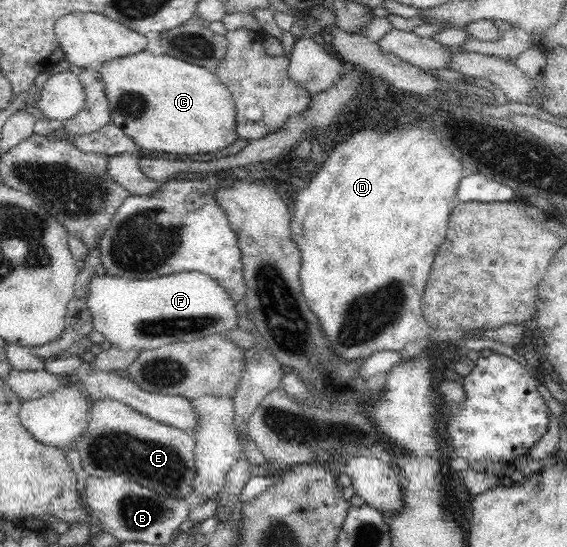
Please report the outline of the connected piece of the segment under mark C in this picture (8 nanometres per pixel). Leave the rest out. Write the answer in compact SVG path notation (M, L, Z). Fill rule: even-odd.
M149 47L99 65L98 75L104 82L111 122L142 150L150 153L165 152L182 158L187 155L217 153L239 140L234 98L221 79L203 67Z

